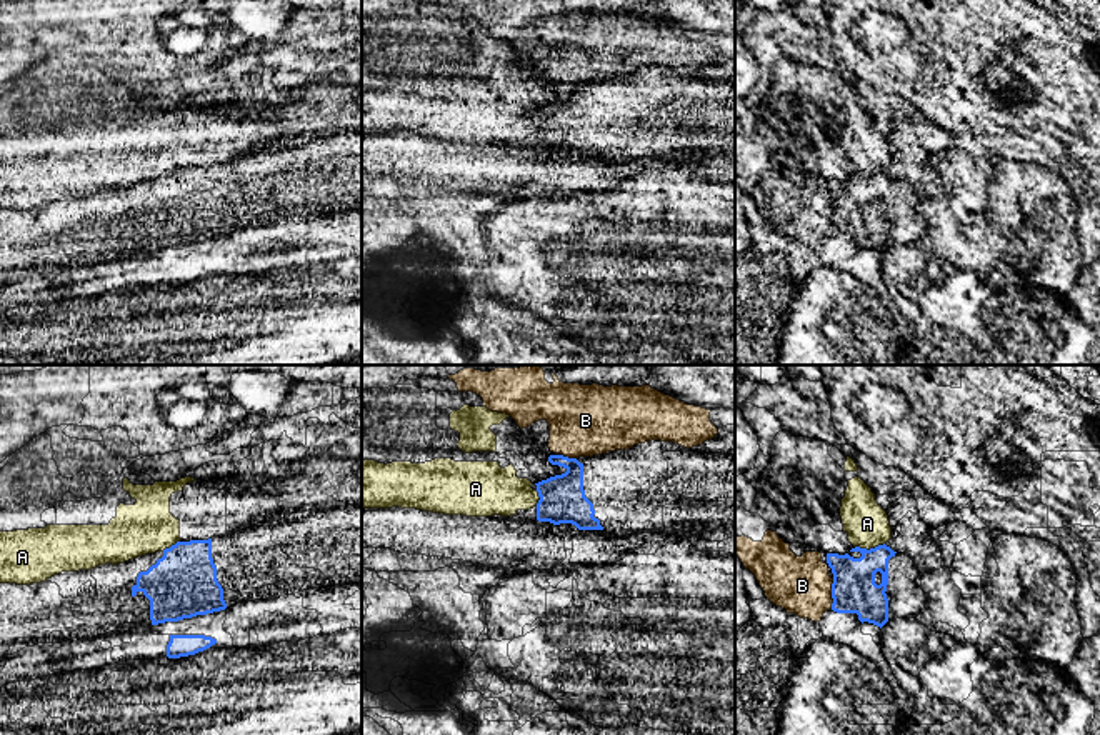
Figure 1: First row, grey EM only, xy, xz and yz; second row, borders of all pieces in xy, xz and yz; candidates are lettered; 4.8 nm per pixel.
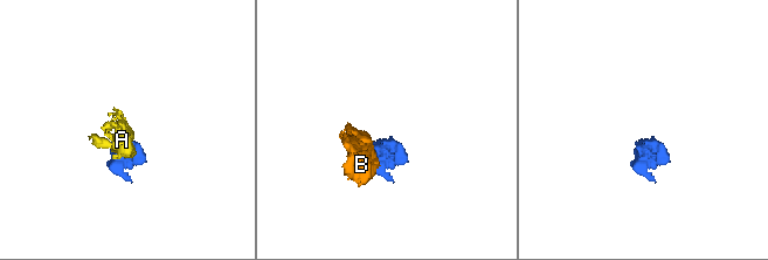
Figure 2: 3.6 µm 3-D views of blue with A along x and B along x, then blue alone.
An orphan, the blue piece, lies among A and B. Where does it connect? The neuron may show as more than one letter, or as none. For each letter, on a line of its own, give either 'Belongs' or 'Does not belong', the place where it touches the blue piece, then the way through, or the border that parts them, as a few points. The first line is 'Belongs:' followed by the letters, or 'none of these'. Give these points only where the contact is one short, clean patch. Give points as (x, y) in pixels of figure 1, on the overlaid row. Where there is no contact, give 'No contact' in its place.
Belongs: none of these
A: Does not belong. Touches blue at yz (870, 549). Boundary: yz (884, 542), (869, 549), (855, 547)
B: Does not belong. Touches blue at yz (832, 589)

